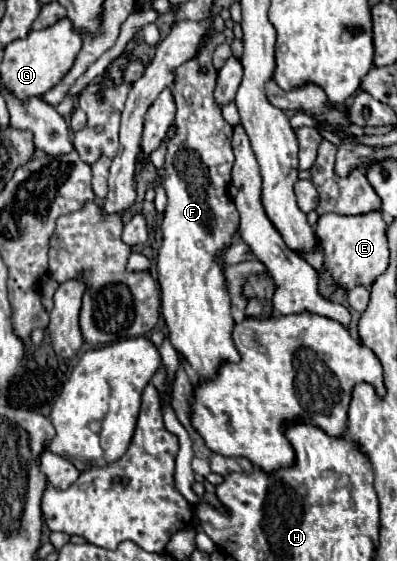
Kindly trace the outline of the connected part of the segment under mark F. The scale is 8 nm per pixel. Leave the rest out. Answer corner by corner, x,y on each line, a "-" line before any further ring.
212,25
204,35
204,43
200,51
186,63
182,63
176,71
176,79
172,85
174,101
176,101
176,121
174,121
174,137
168,141
168,153
164,163
164,189
168,195
168,205
162,221
162,247
158,253
158,283
162,291
162,315
166,319
166,327
170,333
170,341
174,349
198,371
200,379
212,377
220,363
224,361
240,361
240,355
232,343
232,325
234,319
230,315
230,295
226,289
224,265
218,261
218,255
224,253
232,245
232,239
238,231
238,211
234,201
228,197
230,171
234,165
234,153
230,145
232,127
222,117
222,109
214,99
216,77
212,77
212,51
218,43
224,43
226,37
220,33
212,33

